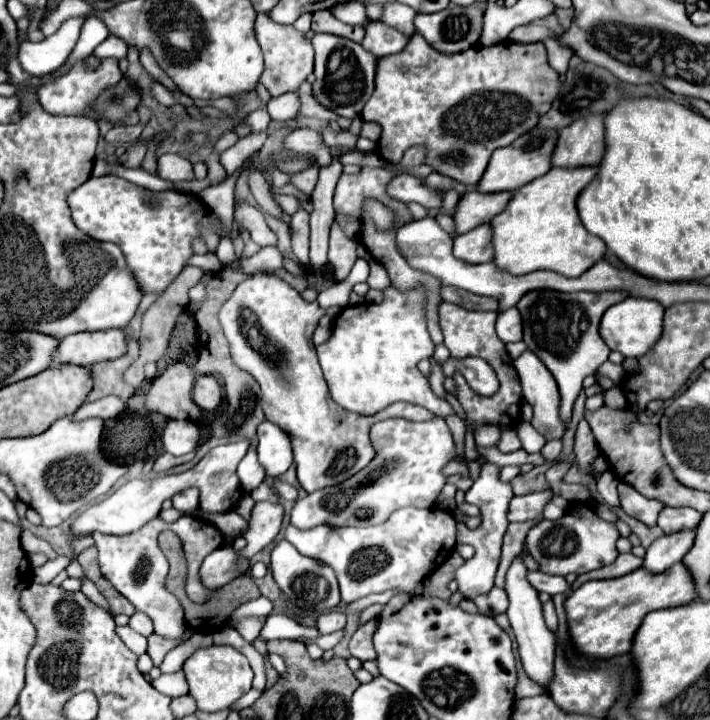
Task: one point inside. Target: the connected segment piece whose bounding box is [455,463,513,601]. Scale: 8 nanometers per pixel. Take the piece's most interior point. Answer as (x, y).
(489, 493)

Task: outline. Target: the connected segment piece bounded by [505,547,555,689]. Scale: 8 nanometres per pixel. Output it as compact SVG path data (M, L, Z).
M523 547L523 551L513 559L507 575L505 575L505 591L509 595L509 609L507 609L507 617L511 621L517 645L519 645L519 657L523 663L525 673L543 689L549 687L549 683L553 681L555 669L553 669L553 659L555 659L555 635L547 629L545 621L543 621L543 613L541 613L541 601L537 597L537 591L529 585L527 581L527 567L525 567L525 555L527 549Z

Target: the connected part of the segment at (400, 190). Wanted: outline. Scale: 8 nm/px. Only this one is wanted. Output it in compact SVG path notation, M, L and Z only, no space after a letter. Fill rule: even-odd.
M397 175L387 183L387 195L397 201L415 201L427 209L439 209L443 201L443 193L435 193L427 189L419 177L413 175Z

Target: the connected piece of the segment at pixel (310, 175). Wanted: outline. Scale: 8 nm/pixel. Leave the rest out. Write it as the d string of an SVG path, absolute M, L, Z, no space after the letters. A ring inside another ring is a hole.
M307 169L307 177L297 177L297 183L293 183L293 185L295 185L297 189L301 189L303 193L311 195L315 183L317 183L317 173L315 173L315 169Z

